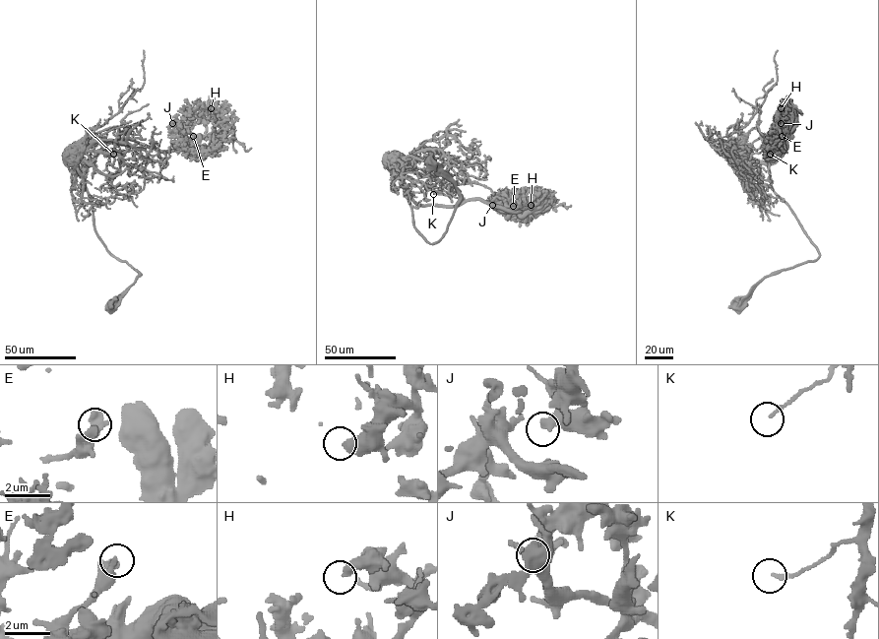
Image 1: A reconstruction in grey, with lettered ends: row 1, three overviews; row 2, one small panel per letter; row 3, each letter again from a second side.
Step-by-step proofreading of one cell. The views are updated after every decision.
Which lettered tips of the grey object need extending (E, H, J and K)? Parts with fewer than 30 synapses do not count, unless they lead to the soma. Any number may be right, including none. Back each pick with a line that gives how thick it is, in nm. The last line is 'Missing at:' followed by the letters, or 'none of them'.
Missing at: none of them

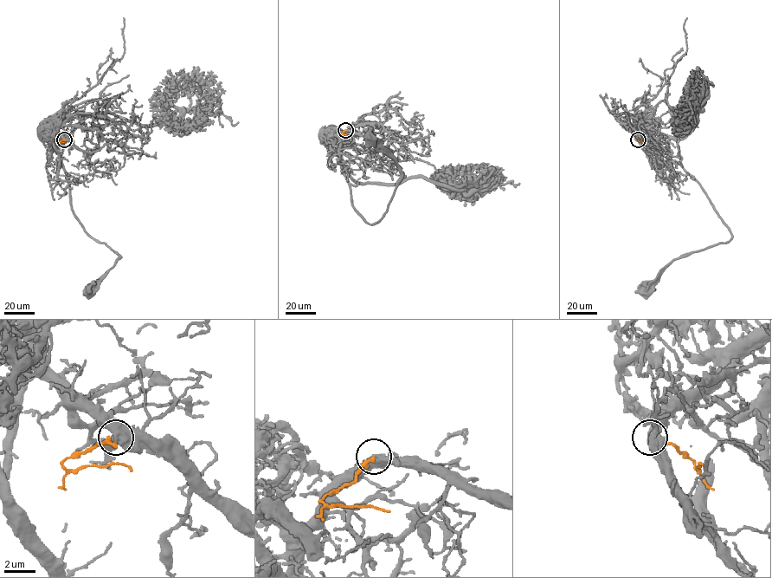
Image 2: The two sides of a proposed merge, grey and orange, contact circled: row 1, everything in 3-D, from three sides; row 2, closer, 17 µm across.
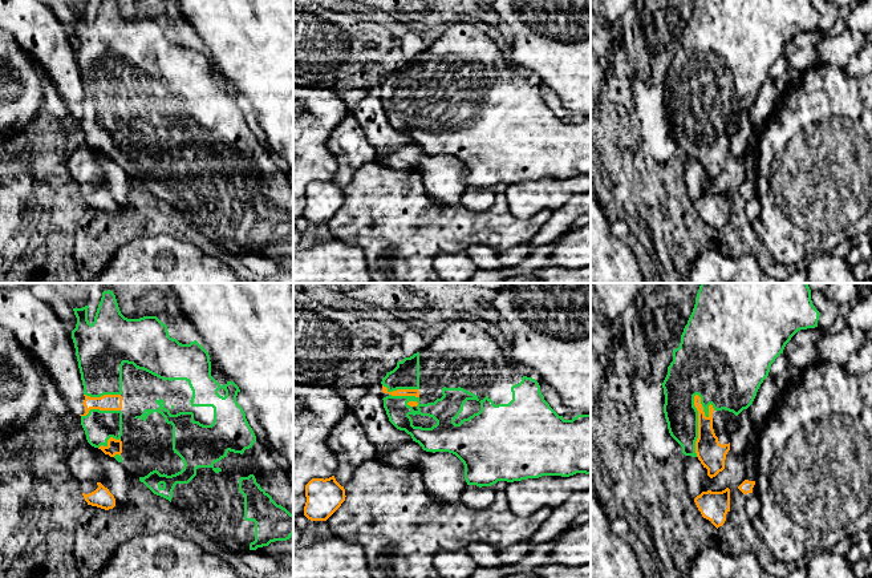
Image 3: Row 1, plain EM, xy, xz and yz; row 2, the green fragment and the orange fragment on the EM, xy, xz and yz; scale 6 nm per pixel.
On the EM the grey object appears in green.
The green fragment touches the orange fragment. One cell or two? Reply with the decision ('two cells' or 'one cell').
one cell

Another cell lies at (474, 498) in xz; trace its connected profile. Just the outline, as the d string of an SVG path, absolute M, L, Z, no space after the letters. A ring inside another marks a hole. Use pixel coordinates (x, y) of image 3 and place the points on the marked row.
M467 485L461 494L459 502L470 509L486 509L495 500L495 492L491 486Z

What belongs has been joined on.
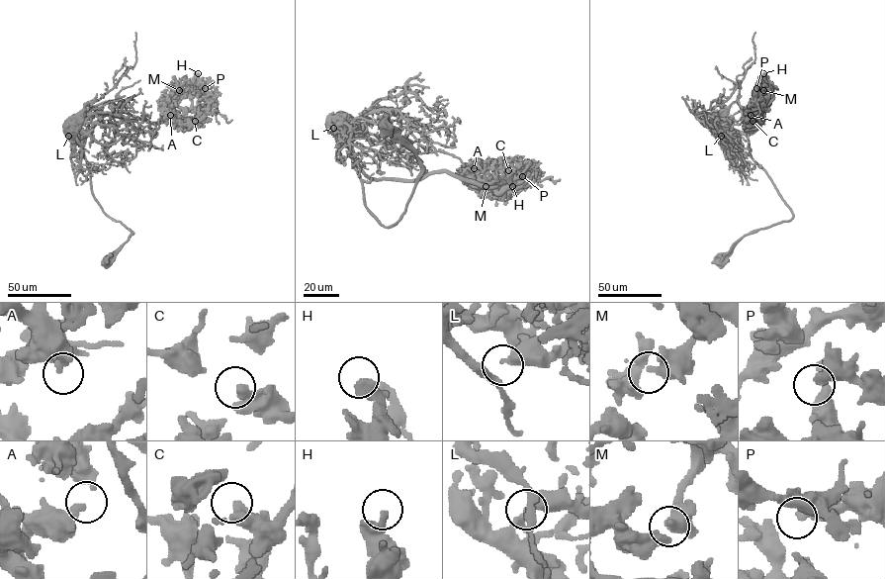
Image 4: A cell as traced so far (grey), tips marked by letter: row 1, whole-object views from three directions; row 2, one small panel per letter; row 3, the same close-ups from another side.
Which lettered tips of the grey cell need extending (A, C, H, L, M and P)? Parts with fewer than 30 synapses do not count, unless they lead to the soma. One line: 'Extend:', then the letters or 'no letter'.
Extend: no letter

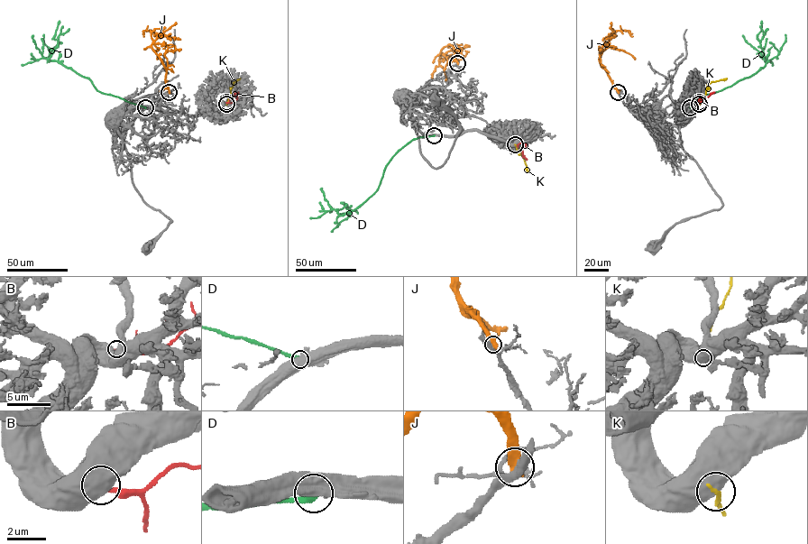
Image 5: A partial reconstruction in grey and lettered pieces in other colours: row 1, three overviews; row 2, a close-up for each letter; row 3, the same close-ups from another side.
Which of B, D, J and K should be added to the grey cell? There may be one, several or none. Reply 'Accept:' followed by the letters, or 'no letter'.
Accept: no letter

